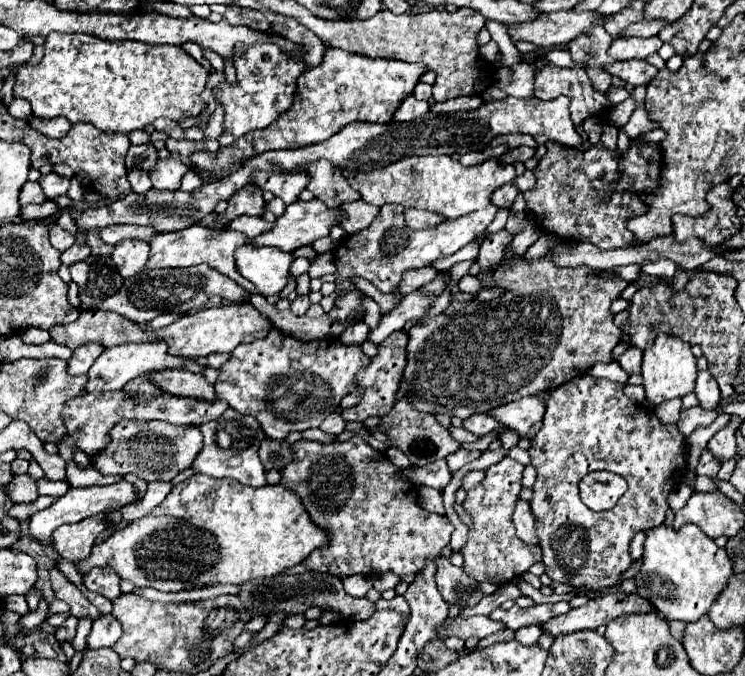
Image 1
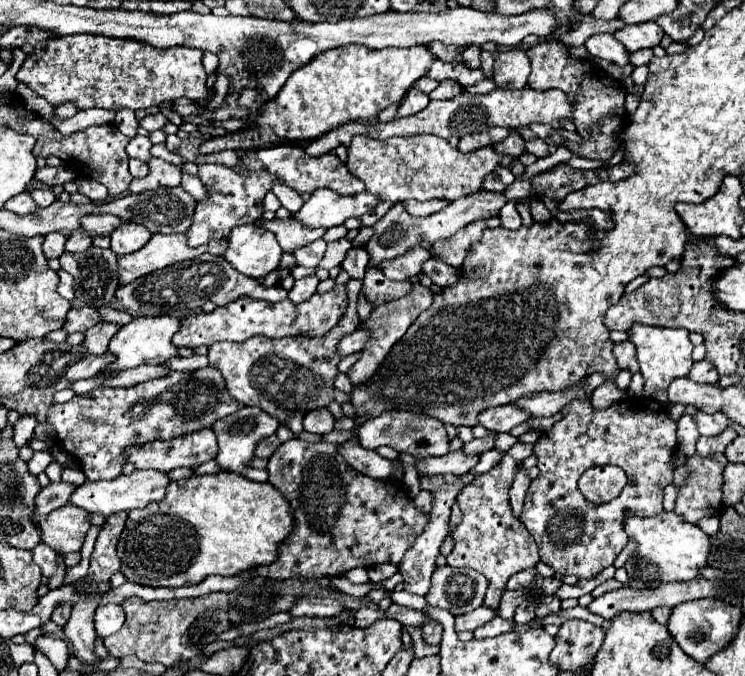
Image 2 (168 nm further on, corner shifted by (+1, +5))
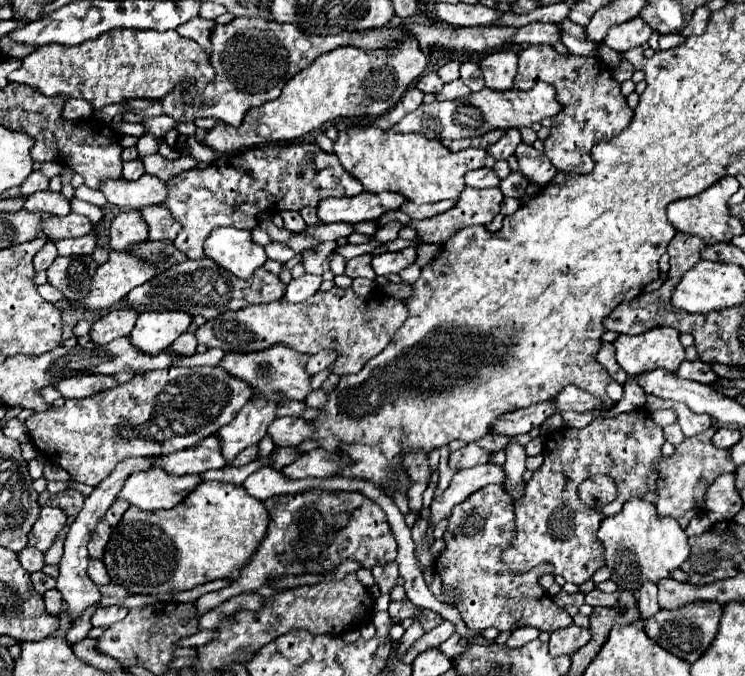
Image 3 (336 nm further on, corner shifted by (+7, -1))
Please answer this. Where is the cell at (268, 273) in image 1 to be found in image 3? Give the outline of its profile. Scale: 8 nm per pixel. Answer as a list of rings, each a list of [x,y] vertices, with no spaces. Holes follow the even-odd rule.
[[[220,226],[210,232],[204,242],[204,254],[244,280],[248,280],[268,258],[264,248],[252,240],[248,230],[230,226]]]

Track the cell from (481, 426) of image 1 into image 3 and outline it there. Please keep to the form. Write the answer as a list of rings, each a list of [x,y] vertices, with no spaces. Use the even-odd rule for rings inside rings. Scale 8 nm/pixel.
[[[550,402],[534,404],[530,408],[522,408],[518,412],[510,412],[506,416],[502,416],[502,420],[498,420],[498,428],[494,428],[494,432],[506,434],[506,436],[526,434],[532,428],[538,428],[552,414],[556,414],[556,408]]]

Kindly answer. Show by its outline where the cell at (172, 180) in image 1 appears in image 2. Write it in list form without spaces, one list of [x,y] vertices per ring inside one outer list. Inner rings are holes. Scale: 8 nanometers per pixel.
[[[150,158],[148,166],[150,166],[150,174],[146,178],[130,182],[132,194],[144,192],[144,190],[154,190],[154,188],[160,188],[160,186],[168,186],[168,188],[180,186],[182,172],[180,172],[178,166],[174,166],[174,164],[170,164],[162,158]]]

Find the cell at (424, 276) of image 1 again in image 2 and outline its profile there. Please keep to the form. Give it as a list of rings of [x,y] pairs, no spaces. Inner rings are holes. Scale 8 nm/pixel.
[[[416,246],[416,250],[410,250],[402,258],[394,258],[392,262],[388,262],[388,266],[380,266],[380,268],[386,274],[386,278],[402,282],[402,280],[410,280],[422,274],[422,264],[428,258],[430,258],[430,252],[422,246]]]

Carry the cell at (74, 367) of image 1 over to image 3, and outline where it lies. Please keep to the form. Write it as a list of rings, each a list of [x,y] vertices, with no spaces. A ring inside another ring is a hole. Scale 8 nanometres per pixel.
[[[124,308],[124,310],[110,310],[106,316],[96,320],[90,328],[90,338],[94,344],[106,344],[114,338],[128,336],[136,324],[138,312]]]

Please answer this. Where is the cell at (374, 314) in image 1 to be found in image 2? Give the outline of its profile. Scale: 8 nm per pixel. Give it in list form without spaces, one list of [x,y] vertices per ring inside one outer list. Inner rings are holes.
[[[352,248],[346,256],[346,260],[342,262],[342,268],[350,274],[350,278],[362,280],[366,264],[368,264],[368,252],[364,248]]]

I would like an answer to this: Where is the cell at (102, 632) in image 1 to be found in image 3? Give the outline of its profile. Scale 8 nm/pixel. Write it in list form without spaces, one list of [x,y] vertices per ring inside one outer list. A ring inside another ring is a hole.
[[[116,604],[116,606],[106,606],[106,608],[98,608],[96,614],[92,616],[92,626],[110,626],[118,620],[124,620],[128,614],[128,608]]]

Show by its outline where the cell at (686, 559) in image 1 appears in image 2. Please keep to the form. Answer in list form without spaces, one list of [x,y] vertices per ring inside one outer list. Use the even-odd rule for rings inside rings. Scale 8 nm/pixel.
[[[662,512],[652,518],[632,516],[624,522],[626,534],[638,542],[636,556],[626,562],[632,588],[656,588],[660,582],[688,582],[700,578],[698,568],[708,566],[710,536],[694,524],[684,522],[674,512]]]

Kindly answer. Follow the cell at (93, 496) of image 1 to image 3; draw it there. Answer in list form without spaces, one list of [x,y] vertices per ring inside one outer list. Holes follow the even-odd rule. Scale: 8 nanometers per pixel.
[[[152,468],[148,472],[132,474],[120,490],[118,498],[142,510],[168,510],[182,502],[200,482],[202,478],[198,474],[172,476],[162,468]]]

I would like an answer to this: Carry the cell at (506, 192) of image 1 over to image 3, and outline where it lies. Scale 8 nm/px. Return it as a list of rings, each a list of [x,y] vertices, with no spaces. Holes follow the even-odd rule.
[[[478,168],[478,170],[466,172],[464,182],[466,186],[472,186],[472,188],[490,188],[490,186],[498,186],[500,178],[494,174],[492,168]]]

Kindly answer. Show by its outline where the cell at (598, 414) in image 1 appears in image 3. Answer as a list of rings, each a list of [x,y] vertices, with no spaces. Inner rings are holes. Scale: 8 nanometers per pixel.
[[[646,410],[598,418],[582,430],[562,428],[546,436],[544,464],[526,484],[526,496],[514,504],[518,536],[502,550],[500,560],[506,568],[514,574],[524,574],[542,562],[550,562],[554,564],[554,574],[564,576],[566,582],[580,586],[590,580],[604,566],[602,544],[596,540],[600,522],[608,514],[618,514],[628,498],[644,498],[646,492],[656,490],[654,460],[662,456],[664,442],[662,428],[654,424]],[[594,474],[606,474],[616,480],[618,494],[604,508],[588,508],[578,498],[578,486]]]

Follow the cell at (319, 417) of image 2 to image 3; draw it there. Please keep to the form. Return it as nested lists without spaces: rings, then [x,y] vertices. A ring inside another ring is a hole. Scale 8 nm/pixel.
[[[276,418],[268,426],[268,436],[272,438],[274,446],[298,446],[302,440],[310,438],[314,426],[302,418]]]

